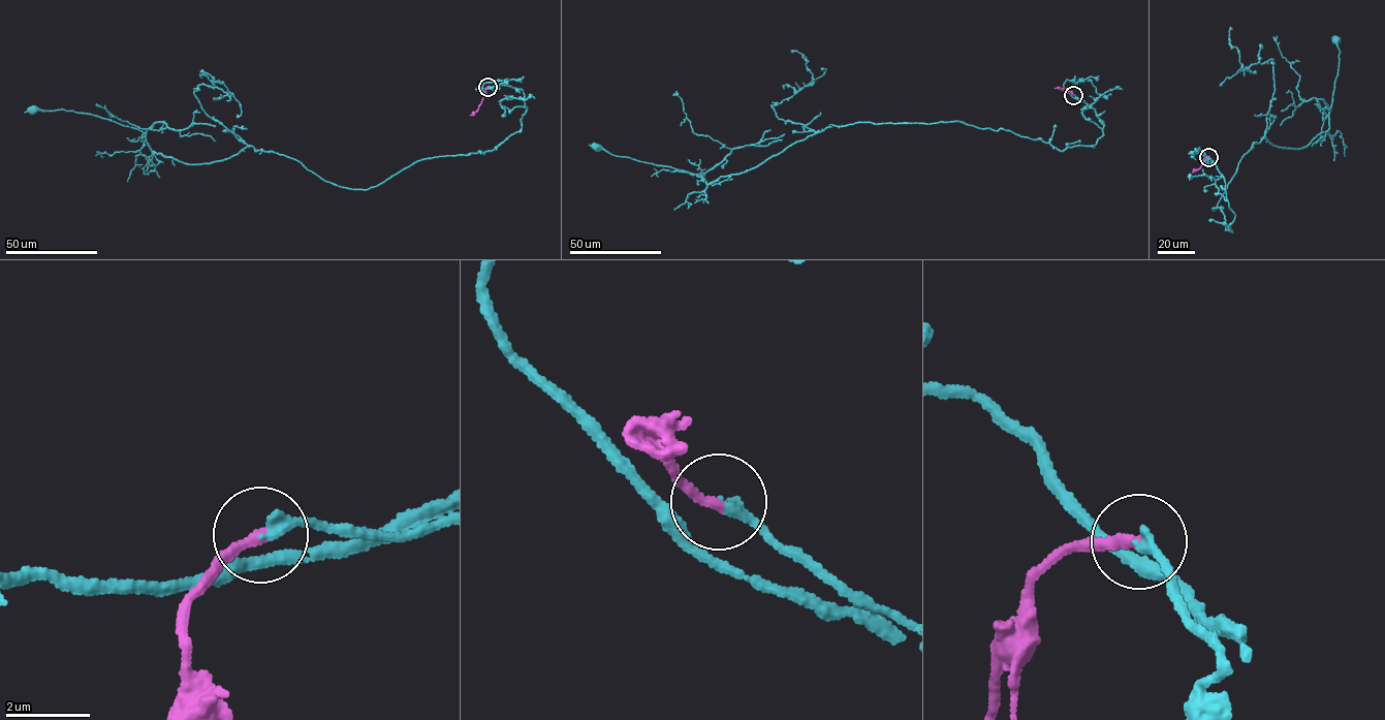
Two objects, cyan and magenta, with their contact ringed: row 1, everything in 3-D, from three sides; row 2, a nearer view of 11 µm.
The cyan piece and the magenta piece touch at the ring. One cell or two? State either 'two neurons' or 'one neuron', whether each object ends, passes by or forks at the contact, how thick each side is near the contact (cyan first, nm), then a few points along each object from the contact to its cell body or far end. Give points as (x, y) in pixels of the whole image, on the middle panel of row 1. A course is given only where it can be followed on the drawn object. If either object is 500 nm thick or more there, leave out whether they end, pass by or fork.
one neuron; cyan ends there; magenta ends there; 280 nm thick on the cyan side, 280 nm on the other; cyan runs (1073, 94), (1103, 122), (1094, 148), (1058, 150), (956, 121), (854, 123), (709, 183), (596, 147); magenta runs (1073, 95), (1055, 88)

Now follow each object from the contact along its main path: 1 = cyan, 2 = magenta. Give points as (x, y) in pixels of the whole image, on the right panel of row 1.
1: (1208, 157), (1231, 231), (1212, 209), (1253, 144), (1299, 149), (1327, 130), (1335, 39)
2: (1208, 157), (1194, 171)

